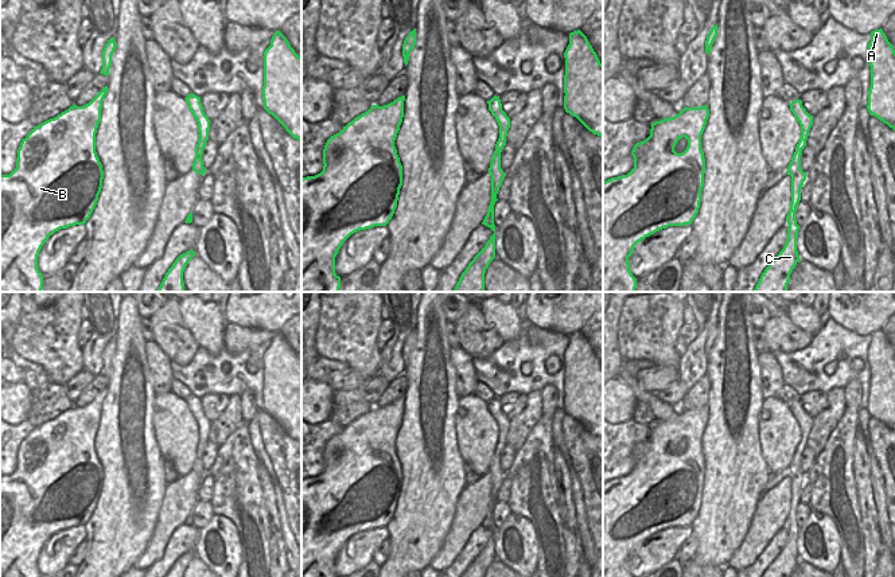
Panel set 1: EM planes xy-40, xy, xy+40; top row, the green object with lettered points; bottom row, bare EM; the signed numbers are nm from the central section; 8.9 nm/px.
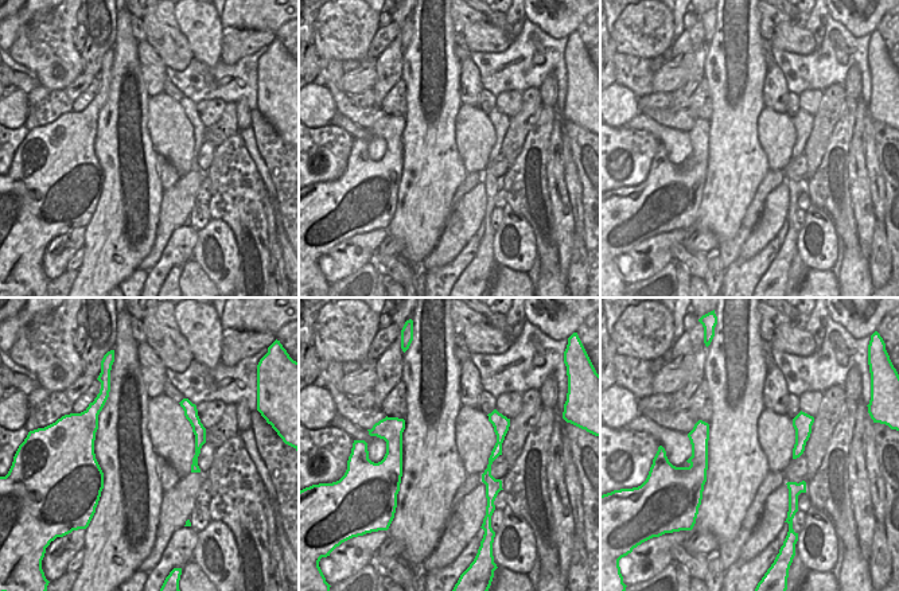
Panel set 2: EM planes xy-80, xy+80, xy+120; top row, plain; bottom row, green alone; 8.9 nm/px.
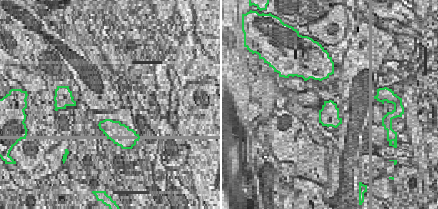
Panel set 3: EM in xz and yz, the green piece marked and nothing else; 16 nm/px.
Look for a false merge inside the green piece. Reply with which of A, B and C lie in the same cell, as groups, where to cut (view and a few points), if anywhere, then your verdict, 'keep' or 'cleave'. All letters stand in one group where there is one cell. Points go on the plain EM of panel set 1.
A B C; no cut; keep

